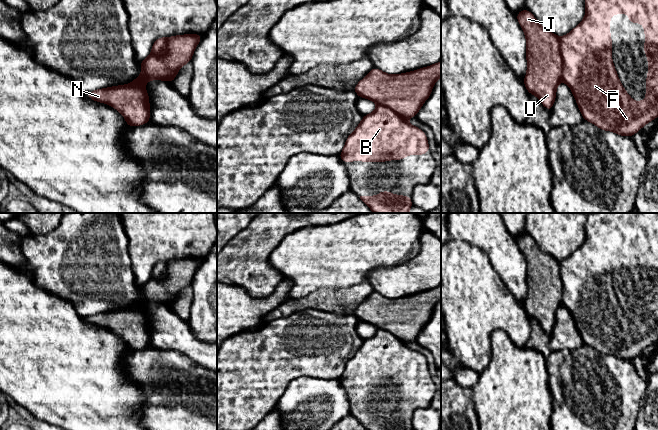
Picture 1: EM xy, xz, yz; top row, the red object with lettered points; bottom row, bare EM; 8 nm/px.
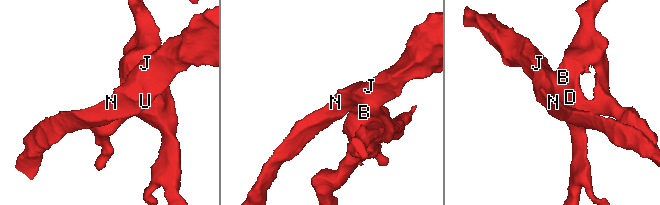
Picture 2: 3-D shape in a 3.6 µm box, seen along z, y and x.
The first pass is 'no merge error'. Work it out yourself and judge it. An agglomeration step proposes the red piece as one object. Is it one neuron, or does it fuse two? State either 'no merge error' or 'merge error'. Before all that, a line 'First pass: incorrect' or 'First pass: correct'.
First pass: incorrect
merge error

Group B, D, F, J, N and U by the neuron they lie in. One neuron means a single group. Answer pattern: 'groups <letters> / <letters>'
groups B D F / J N U

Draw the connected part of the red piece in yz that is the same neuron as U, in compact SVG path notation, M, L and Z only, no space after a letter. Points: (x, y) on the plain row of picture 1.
M528 233L518 236L516 242L526 260L527 298L523 307L528 317L537 320L550 336L556 322L558 307L562 304L563 285L560 276L560 262L543 252Z

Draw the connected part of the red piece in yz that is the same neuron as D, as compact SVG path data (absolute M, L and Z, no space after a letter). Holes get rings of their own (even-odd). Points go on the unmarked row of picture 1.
M589 213L584 243L560 262L563 285L562 304L570 311L583 344L620 360L633 361L644 349L658 341L658 213ZM628 237L629 247L643 247L648 280L646 324L635 326L624 314L612 286L610 240Z

